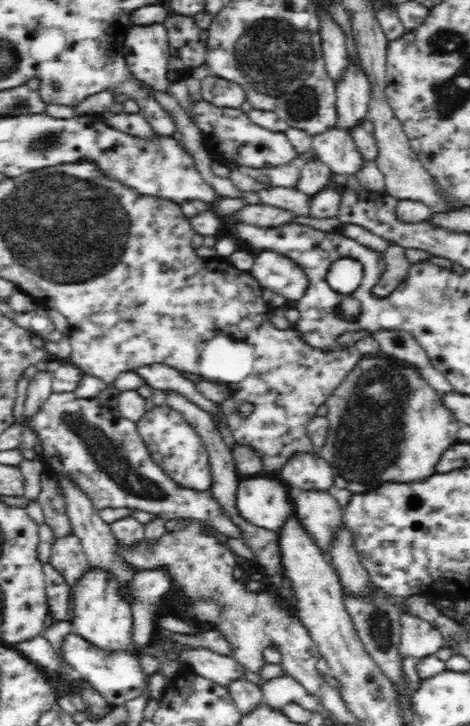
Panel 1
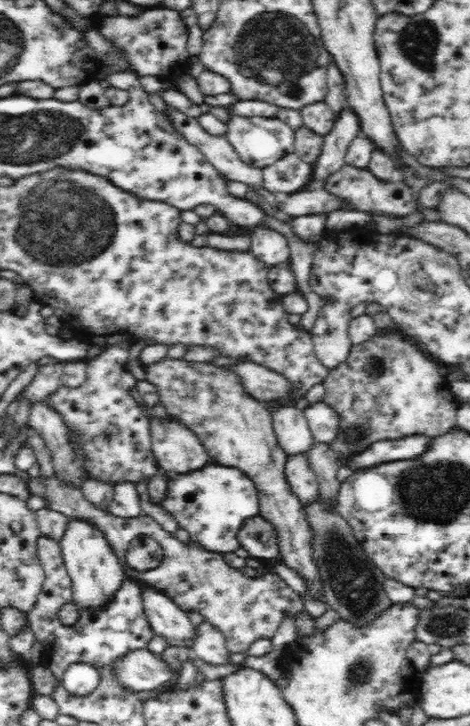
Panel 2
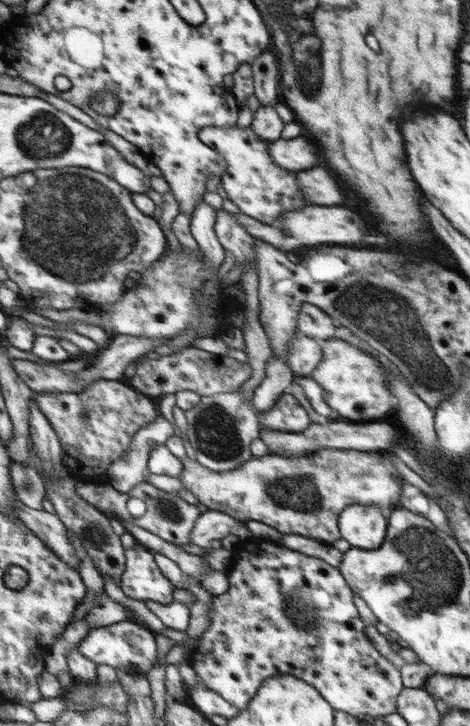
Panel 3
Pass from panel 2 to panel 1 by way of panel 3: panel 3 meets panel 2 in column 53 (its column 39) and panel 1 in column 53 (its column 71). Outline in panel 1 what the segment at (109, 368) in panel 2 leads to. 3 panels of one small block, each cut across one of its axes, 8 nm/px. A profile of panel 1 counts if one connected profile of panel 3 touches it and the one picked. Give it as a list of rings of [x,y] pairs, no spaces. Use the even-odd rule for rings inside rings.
[[[107,384],[96,397],[77,397],[73,392],[52,394],[35,419],[27,424],[42,441],[42,461],[57,477],[72,475],[90,497],[96,511],[101,508],[140,508],[164,520],[188,519],[230,538],[242,538],[240,526],[224,511],[209,490],[196,491],[178,485],[152,459],[136,421],[122,416],[117,400],[120,392]]]

